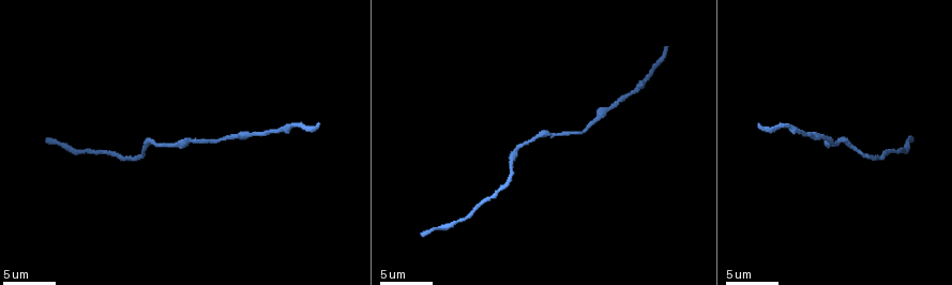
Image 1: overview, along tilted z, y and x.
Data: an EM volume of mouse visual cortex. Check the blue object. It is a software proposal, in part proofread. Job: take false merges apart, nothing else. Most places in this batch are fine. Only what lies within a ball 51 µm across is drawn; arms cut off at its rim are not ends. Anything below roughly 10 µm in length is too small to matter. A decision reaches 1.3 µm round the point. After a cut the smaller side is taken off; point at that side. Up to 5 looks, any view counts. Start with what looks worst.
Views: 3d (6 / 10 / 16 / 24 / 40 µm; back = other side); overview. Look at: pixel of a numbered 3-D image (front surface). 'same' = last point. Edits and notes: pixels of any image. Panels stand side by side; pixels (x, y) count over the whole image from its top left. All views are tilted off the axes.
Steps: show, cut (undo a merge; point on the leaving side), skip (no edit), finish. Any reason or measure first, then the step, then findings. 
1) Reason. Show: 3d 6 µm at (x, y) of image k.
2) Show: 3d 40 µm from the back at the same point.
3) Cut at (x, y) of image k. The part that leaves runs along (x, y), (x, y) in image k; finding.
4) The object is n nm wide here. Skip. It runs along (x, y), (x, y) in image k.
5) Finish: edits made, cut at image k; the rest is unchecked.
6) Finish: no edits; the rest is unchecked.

Show: 3d 16 µm at (175, 144) of image 1.

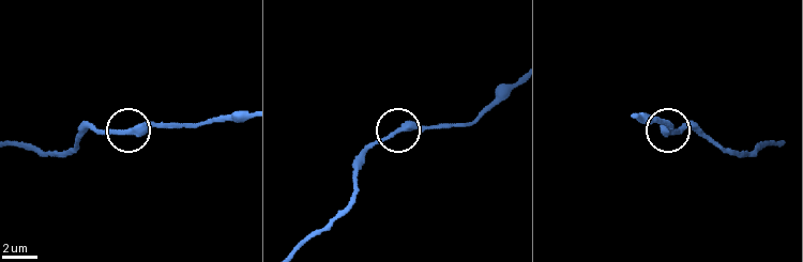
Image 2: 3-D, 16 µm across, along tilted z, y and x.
Show: 3d 6 µm at (396, 132) of image 2.

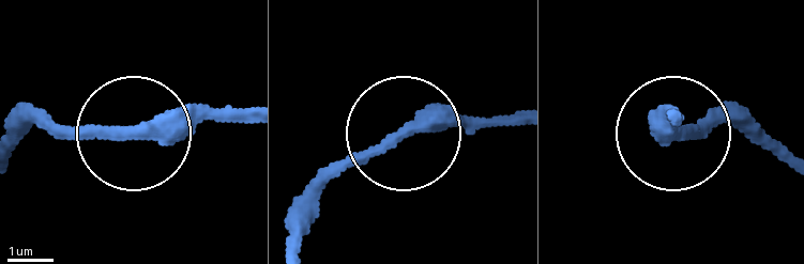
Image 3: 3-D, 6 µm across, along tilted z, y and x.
Skip. It runs along (140, 128), (60, 136), (20, 123) in image 3; continuous, no second cell.

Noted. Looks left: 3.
Calibre changes. Show: 3d 10 µm at (275, 130) of image 1.

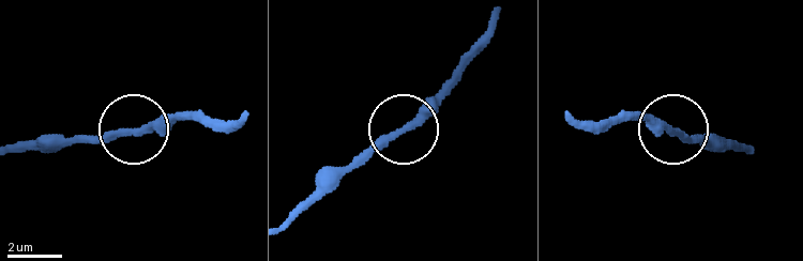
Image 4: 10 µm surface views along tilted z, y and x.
Skip. It runs along (752, 151), (700, 143), (632, 118) in image 4; one cell here.

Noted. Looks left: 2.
Sudden change in width. Show: 3d 10 µm at (228, 136) of image 1.

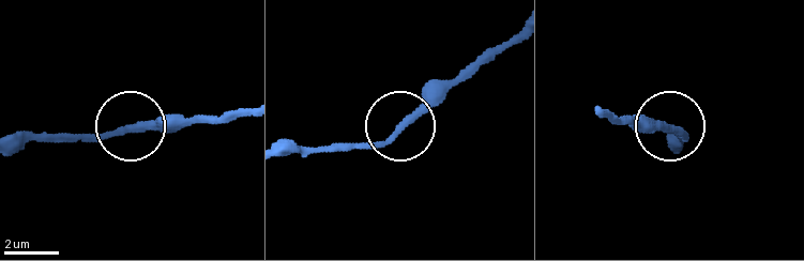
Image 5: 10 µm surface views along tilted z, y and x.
Show: 3d 10 µm from the back at (131, 130) of image 5.

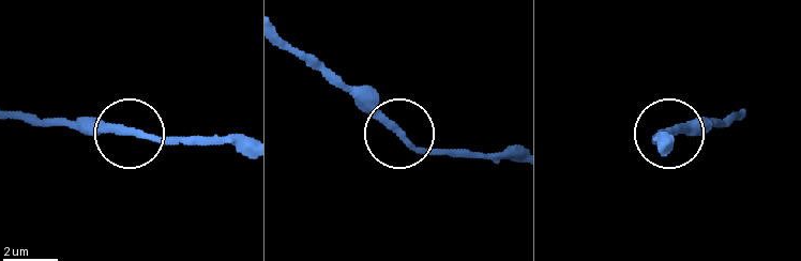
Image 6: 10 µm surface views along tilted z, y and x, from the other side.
The object is 240 nm wide here. Skip. It runs along (244, 139), (147, 139), (59, 126) in image 6; continuous, no second cell.

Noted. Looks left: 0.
Finish: no edits; the rest is unchecked.

